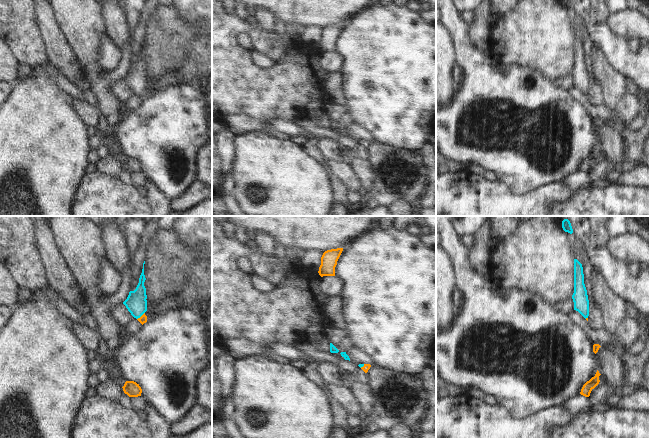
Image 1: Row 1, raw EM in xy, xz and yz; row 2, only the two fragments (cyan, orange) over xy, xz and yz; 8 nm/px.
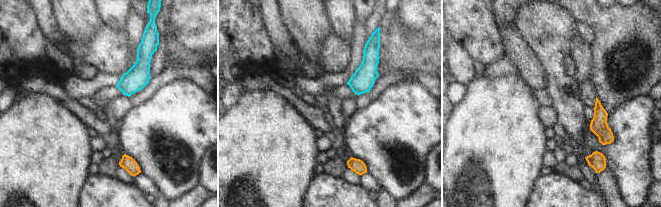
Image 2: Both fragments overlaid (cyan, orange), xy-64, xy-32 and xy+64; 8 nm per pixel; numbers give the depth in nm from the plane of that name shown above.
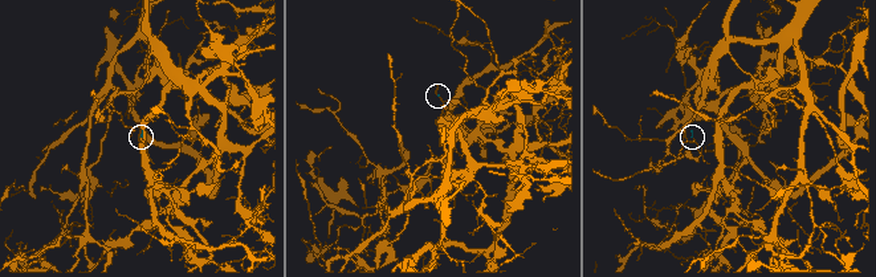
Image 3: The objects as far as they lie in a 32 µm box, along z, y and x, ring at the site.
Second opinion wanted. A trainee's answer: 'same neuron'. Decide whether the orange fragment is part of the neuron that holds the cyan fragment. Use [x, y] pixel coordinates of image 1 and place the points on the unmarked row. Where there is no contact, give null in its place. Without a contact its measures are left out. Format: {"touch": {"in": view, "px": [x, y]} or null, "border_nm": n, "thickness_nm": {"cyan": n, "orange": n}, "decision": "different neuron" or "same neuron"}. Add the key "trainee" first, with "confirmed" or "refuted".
{"trainee": "confirmed", "touch": {"in": "xy", "px": [140, 92]}, "border_nm": 90, "thickness_nm": {"cyan": 170, "orange": 60}, "decision": "same neuron"}

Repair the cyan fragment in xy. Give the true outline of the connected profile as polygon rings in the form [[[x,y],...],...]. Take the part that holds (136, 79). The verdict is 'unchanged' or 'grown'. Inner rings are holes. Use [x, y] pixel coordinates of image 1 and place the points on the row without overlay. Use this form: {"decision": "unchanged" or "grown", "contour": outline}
{"decision": "grown", "contour": [[[143,39],[143,45],[142,49],[139,54],[139,59],[134,67],[130,67],[127,75],[123,78],[123,80],[126,82],[128,87],[131,89],[131,91],[136,94],[142,101],[147,98],[147,92],[145,91],[145,88],[147,87],[147,71],[146,71],[146,64],[144,62],[144,58],[146,56],[144,51],[144,40]]]}

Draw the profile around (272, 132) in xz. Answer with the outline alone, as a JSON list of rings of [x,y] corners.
[[[269,126],[262,128],[260,131],[278,140],[291,140],[288,135],[282,134]]]

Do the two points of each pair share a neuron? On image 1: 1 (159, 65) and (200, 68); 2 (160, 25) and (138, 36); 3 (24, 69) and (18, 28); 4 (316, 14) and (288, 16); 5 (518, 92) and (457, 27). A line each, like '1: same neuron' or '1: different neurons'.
1: same neuron
2: different neurons
3: different neurons
4: same neuron
5: same neuron

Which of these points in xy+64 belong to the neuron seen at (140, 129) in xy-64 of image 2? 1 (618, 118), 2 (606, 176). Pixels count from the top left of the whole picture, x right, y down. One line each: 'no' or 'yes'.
1: yes
2: no

